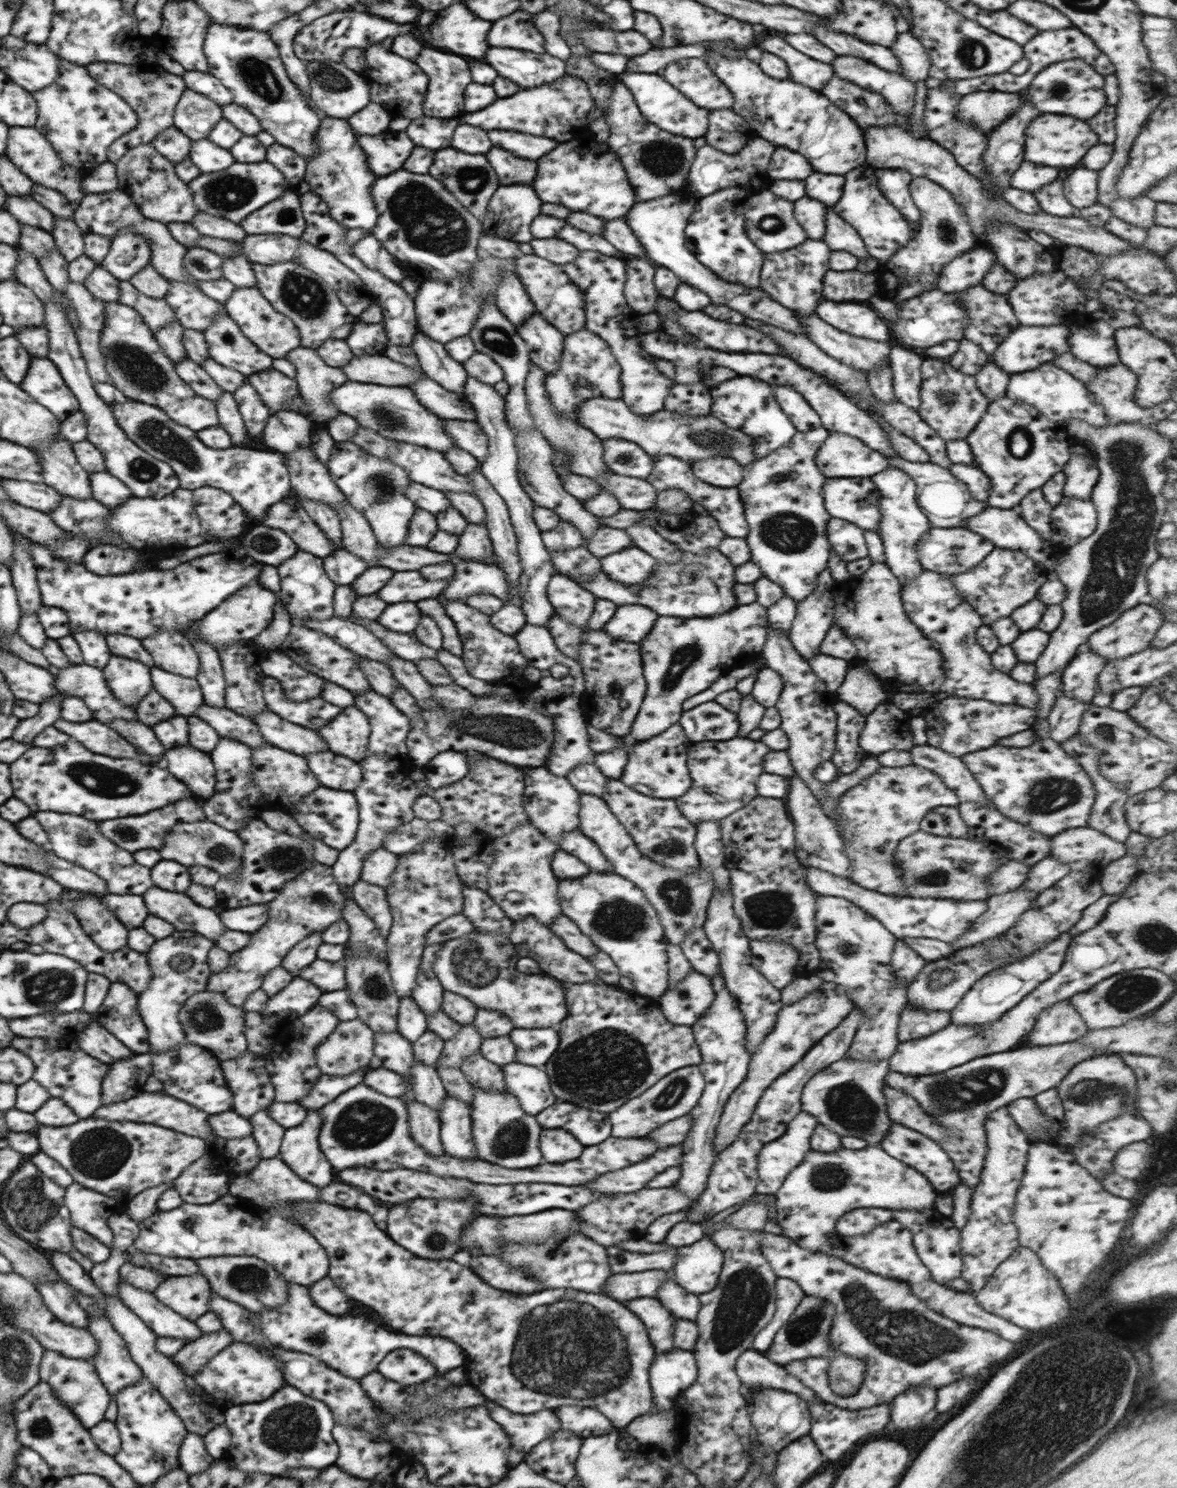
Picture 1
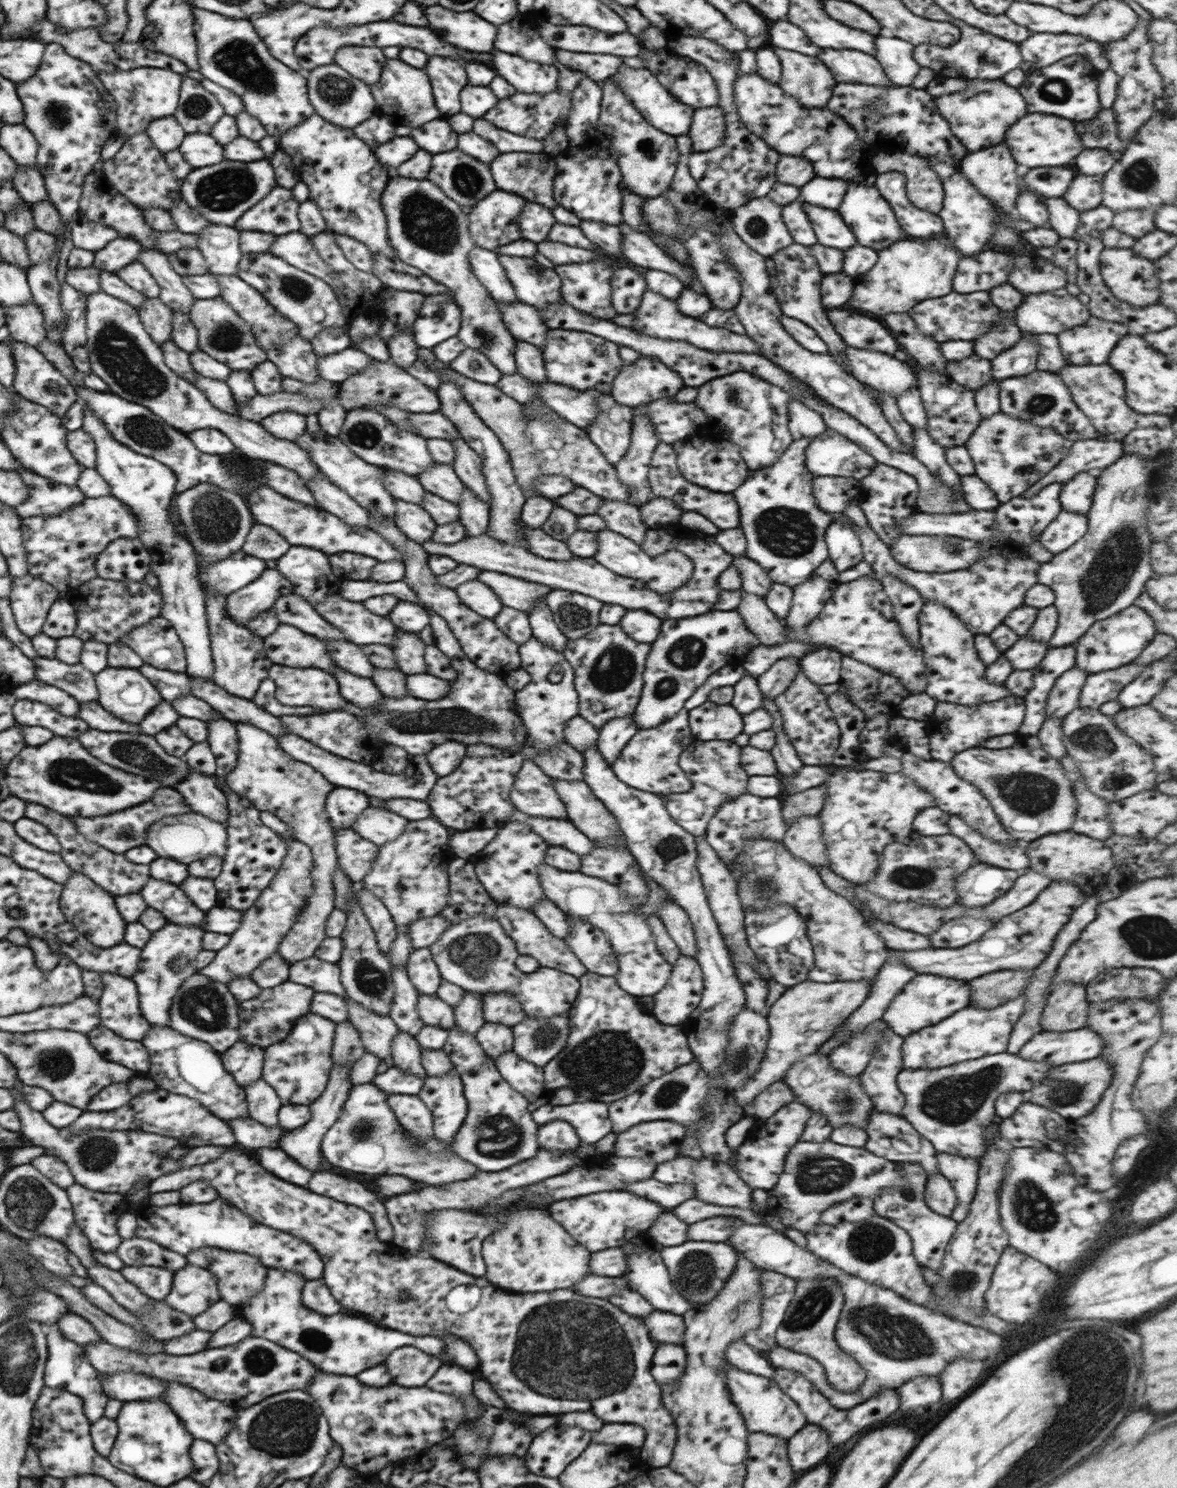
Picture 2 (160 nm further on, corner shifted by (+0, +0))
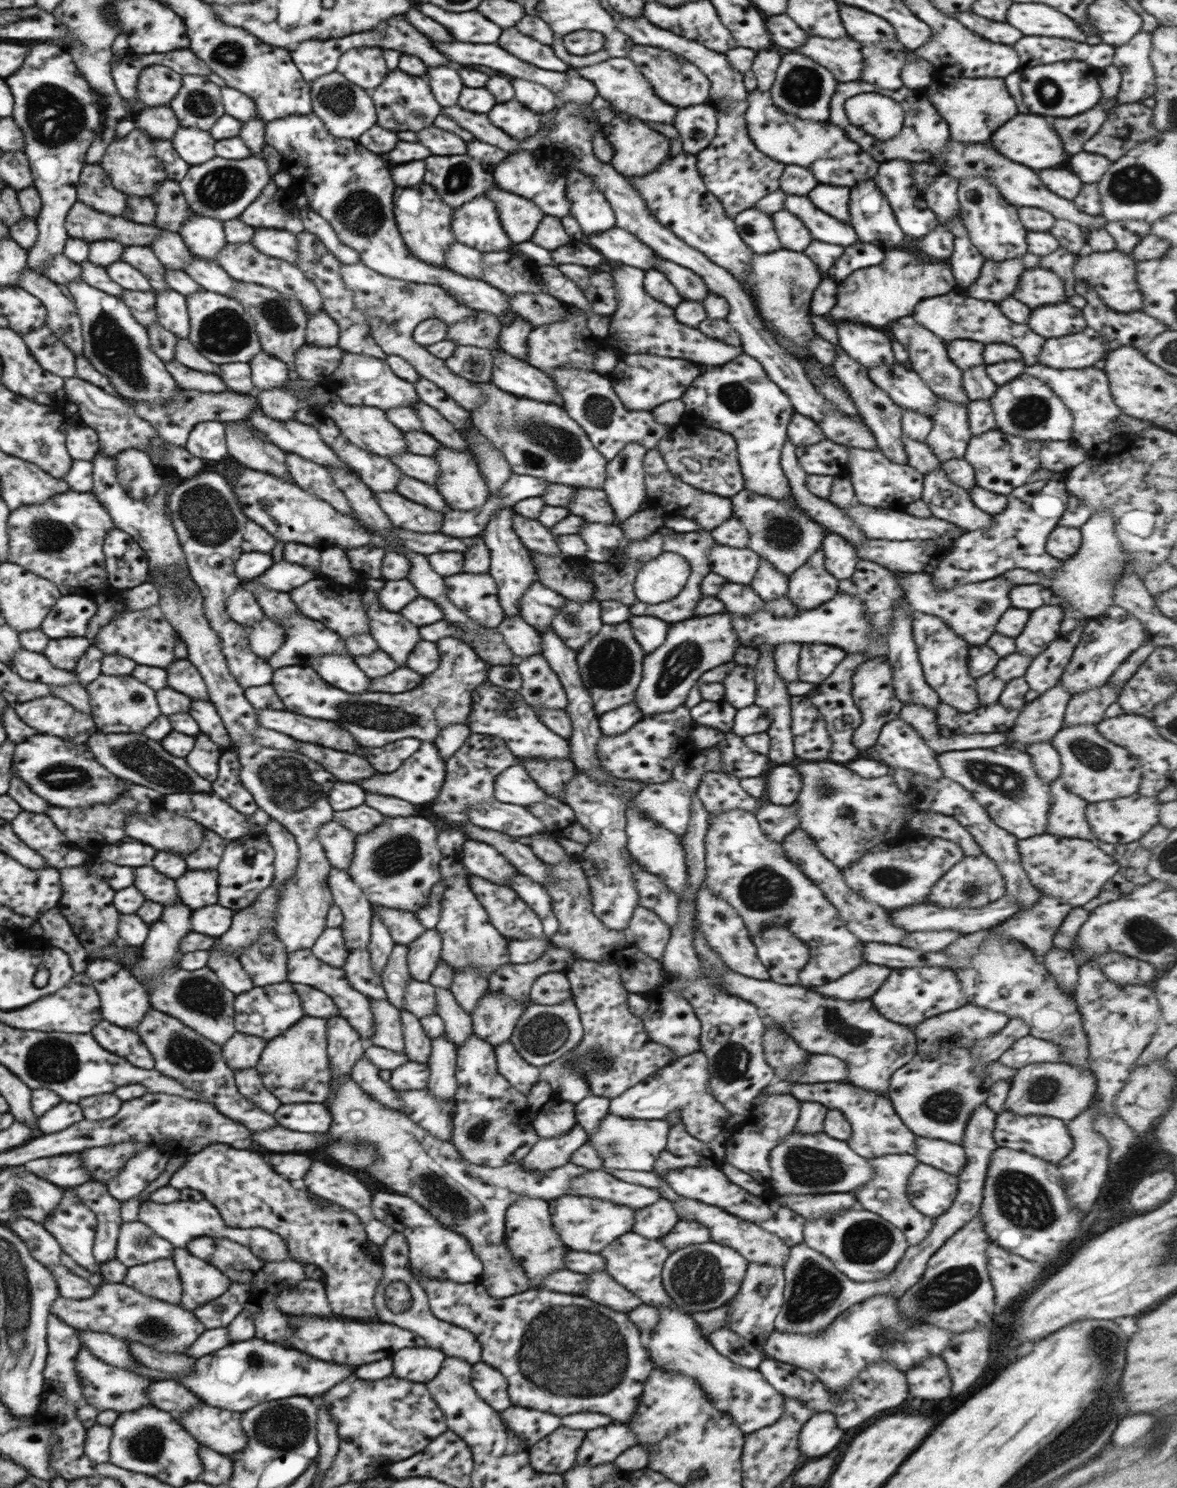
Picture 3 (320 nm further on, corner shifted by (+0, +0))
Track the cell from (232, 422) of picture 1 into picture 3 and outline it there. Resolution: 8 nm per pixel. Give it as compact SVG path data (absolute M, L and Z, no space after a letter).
M165 362L166 370L174 377L176 384L187 392L199 390L202 392L222 392L228 390L218 374L205 373L180 364L180 362Z

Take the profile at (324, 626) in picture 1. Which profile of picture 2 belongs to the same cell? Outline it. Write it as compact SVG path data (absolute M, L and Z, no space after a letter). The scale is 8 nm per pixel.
M294 592L278 597L273 602L273 607L281 624L298 628L318 639L336 639L342 640L342 642L350 642L342 635L342 631L338 631L336 626L324 620L312 604Z

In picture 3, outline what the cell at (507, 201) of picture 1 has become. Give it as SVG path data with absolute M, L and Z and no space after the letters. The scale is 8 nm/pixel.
M481 195L454 209L451 231L458 243L485 252L502 252L511 240L498 217L496 203Z

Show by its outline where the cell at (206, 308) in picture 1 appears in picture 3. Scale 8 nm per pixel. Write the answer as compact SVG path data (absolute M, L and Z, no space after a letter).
M128 245L123 250L121 260L140 269L155 292L172 290L166 283L165 266L155 257L154 251L149 246Z

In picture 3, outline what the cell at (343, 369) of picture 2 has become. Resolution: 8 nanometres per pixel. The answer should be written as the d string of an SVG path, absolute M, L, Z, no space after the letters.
M304 343L295 354L296 372L303 379L322 380L335 371L343 352L338 346L319 347Z

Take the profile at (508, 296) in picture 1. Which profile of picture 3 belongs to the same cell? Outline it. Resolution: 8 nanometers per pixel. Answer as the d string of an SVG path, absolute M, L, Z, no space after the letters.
M458 242L445 250L445 266L456 274L472 280L482 280L484 268L481 265L482 252Z

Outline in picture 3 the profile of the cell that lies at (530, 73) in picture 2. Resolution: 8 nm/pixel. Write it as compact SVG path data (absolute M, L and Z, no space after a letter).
M512 78L512 84L516 92L515 99L526 104L526 108L532 112L546 116L557 106L556 95L543 84L520 78Z

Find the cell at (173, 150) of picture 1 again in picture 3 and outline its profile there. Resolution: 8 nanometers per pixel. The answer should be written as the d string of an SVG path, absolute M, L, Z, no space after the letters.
M170 105L144 107L134 121L137 128L154 140L172 141L176 129L181 126Z

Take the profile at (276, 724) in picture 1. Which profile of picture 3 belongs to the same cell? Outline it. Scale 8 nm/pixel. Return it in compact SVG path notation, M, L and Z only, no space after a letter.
M178 659L165 669L168 687L194 700L210 702L210 693L200 672L187 659Z

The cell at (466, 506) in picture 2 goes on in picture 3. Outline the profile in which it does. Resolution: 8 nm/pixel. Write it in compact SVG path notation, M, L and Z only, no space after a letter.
M442 445L433 457L439 466L435 489L444 497L450 510L467 511L482 508L490 495L489 484L483 475L477 456L470 450L459 451Z

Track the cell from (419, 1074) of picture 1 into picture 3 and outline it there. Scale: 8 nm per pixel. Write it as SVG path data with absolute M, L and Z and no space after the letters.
M387 998L369 999L374 1017L374 1032L371 1041L374 1046L405 1053L403 1024L400 1010Z

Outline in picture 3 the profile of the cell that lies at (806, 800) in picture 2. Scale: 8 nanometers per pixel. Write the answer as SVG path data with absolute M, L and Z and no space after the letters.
M768 802L755 812L760 828L770 840L782 841L786 835L799 826L799 816L791 805Z

